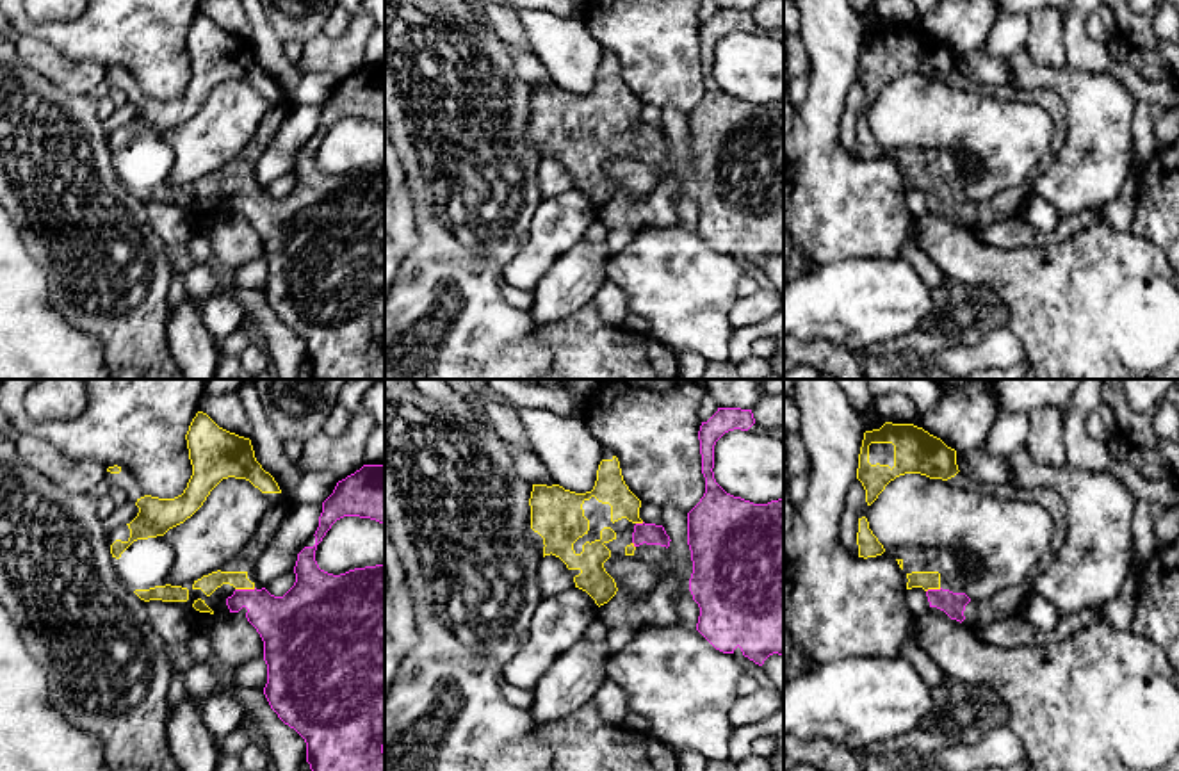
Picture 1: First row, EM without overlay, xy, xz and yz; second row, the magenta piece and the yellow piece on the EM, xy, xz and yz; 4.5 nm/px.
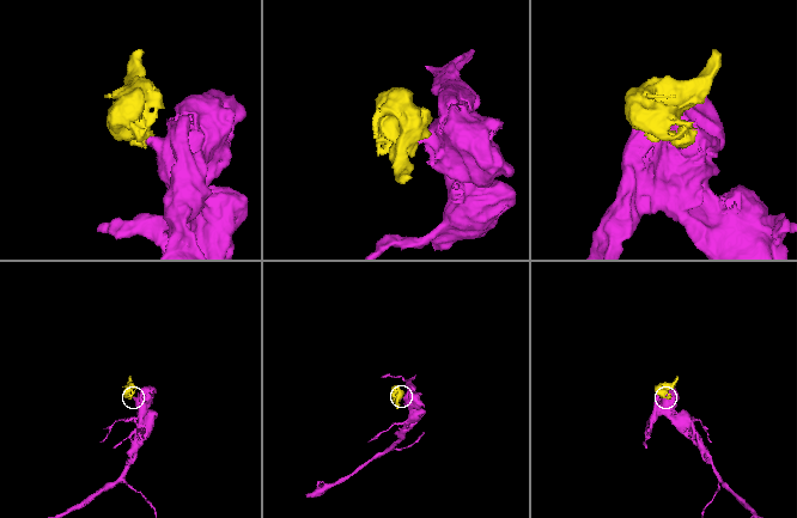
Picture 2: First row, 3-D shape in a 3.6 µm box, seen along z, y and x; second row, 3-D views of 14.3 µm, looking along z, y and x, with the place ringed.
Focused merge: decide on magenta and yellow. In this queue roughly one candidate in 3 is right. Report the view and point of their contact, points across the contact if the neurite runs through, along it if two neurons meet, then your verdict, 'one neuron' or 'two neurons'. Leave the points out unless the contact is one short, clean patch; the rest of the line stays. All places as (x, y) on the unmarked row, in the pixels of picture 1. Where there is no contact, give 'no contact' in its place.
xy (244, 191) | one neuron

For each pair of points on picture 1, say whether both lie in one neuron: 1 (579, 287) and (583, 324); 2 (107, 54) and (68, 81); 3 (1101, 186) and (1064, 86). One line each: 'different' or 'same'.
1: different
2: different
3: same

